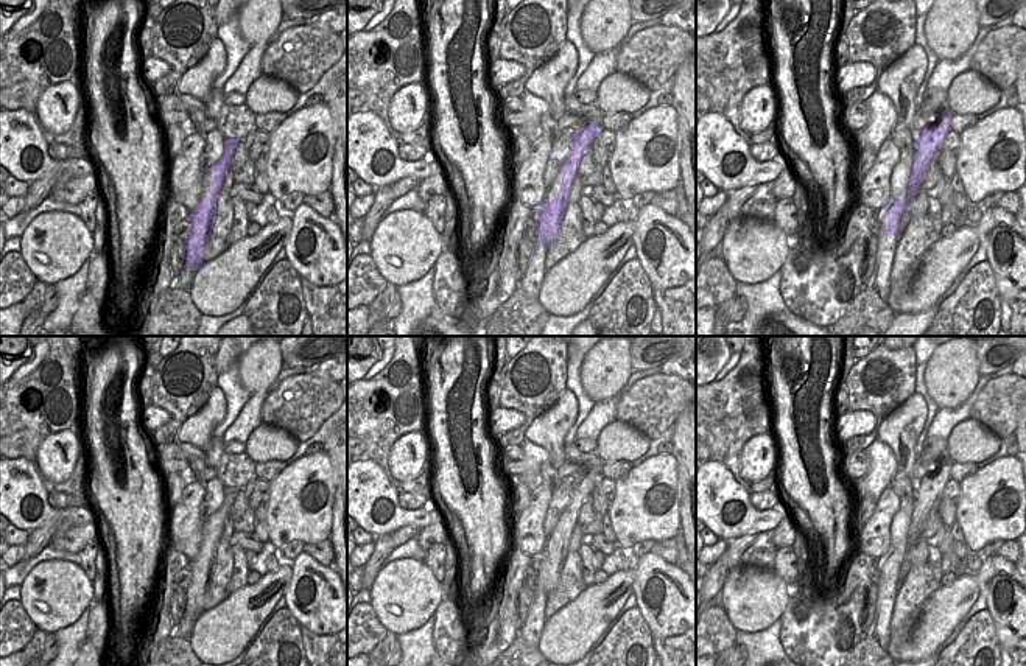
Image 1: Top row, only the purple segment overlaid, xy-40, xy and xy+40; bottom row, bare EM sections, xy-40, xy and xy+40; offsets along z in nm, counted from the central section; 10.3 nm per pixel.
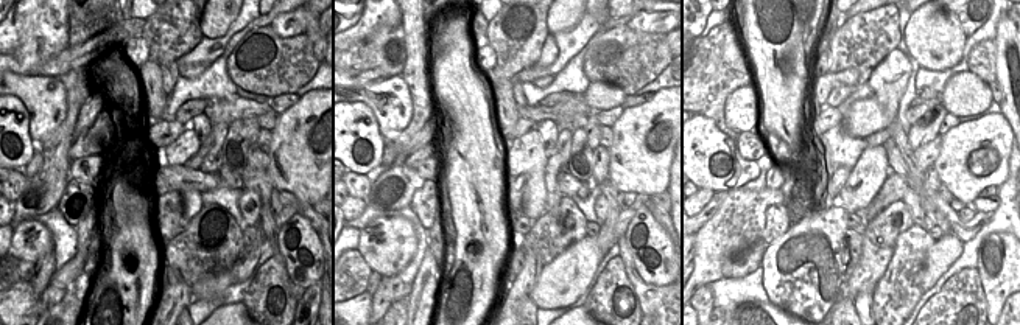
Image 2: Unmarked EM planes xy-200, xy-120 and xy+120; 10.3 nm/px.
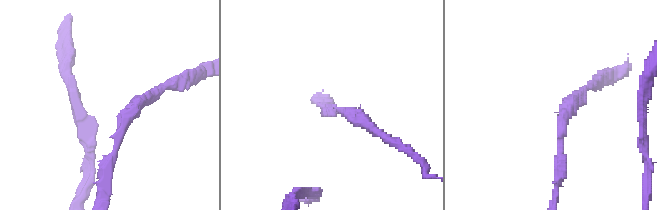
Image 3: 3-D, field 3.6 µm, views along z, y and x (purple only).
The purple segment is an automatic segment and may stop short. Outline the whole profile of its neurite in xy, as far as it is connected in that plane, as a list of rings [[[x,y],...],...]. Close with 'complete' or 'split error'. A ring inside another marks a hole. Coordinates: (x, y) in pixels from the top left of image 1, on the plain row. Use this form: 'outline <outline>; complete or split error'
outline [[[599,468],[590,470],[590,473],[578,481],[571,481],[573,484],[573,498],[570,506],[565,509],[565,512],[559,517],[559,523],[562,524],[560,540],[554,548],[550,551],[545,549],[543,556],[539,556],[539,568],[537,571],[537,585],[545,591],[546,598],[548,594],[556,588],[560,571],[568,552],[568,542],[574,531],[574,526],[578,523],[579,510],[587,500],[589,495],[592,495],[593,489],[601,482],[603,471]]]; complete

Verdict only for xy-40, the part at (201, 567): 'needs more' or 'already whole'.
already whole

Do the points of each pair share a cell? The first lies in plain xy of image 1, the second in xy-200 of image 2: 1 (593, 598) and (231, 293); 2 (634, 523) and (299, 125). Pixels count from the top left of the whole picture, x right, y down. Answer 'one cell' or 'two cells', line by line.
1: two cells
2: one cell

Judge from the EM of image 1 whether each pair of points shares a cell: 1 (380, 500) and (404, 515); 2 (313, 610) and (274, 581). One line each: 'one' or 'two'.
1: one
2: two

